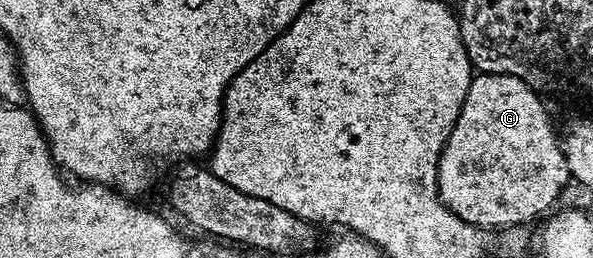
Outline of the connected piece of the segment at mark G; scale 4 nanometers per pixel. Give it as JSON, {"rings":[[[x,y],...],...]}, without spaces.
{"rings":[[[476,73],[472,77],[469,92],[465,96],[465,104],[461,104],[457,124],[453,124],[453,132],[449,132],[449,140],[441,152],[441,160],[439,161],[439,199],[447,205],[449,212],[453,212],[453,216],[457,216],[461,220],[465,220],[465,224],[473,224],[481,230],[502,232],[511,229],[512,226],[526,227],[527,222],[533,221],[534,218],[540,217],[539,219],[542,219],[556,205],[554,202],[558,200],[559,193],[566,188],[567,182],[572,181],[572,177],[569,172],[569,164],[565,160],[560,135],[558,133],[555,135],[555,126],[551,123],[551,118],[547,115],[547,110],[543,107],[542,101],[544,102],[544,99],[530,86],[526,86],[517,76]]]}

